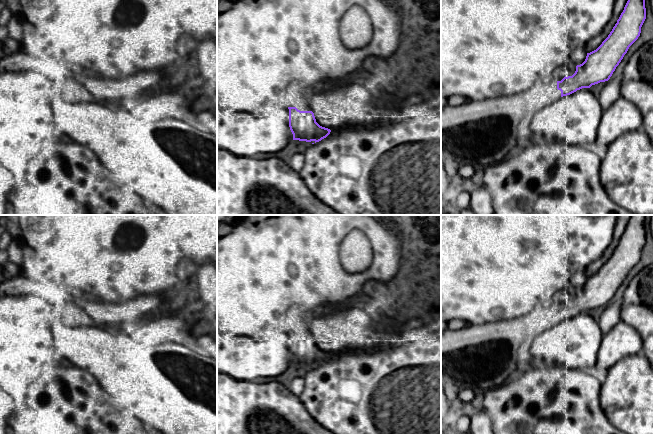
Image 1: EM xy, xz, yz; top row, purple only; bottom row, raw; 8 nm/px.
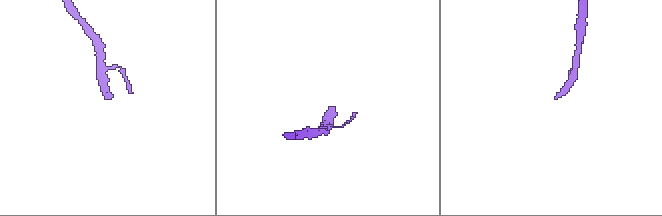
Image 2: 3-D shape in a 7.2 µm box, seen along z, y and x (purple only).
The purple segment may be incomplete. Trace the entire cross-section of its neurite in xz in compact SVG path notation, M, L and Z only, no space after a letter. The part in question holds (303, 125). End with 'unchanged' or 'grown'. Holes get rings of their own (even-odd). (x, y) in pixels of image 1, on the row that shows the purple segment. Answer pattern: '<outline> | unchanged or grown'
M299 82L291 83L287 96L289 109L289 127L293 140L319 142L326 138L331 130L320 126L310 108L310 87Z | grown

